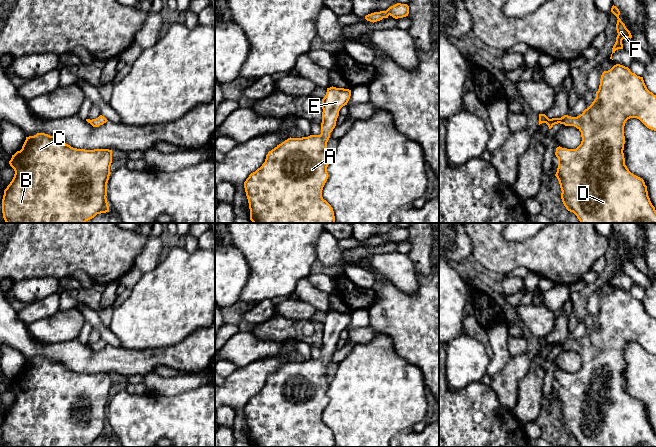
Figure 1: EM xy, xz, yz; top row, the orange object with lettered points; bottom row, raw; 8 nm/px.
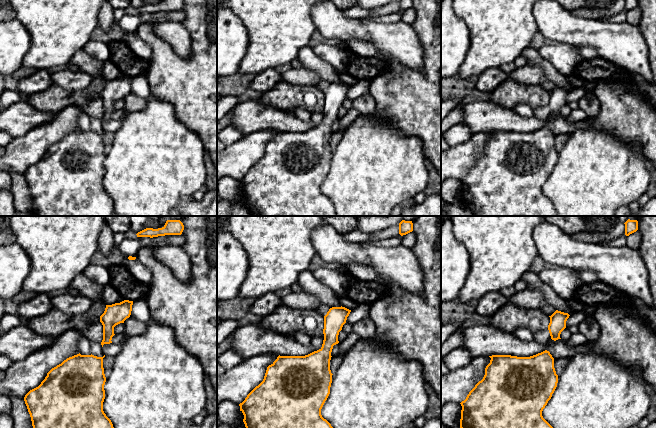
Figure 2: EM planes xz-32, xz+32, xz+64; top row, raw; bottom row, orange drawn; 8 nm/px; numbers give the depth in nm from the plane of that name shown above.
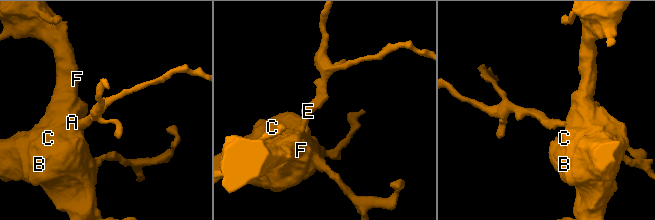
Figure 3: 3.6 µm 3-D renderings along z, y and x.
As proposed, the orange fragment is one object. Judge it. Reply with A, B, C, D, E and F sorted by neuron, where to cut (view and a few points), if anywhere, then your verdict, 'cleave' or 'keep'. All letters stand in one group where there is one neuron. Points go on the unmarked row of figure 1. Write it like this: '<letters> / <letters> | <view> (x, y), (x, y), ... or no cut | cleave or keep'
A B C D E F | no cut | keep

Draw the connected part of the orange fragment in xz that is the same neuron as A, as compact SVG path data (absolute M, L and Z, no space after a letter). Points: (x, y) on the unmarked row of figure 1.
M327 312L322 323L321 358L288 362L269 375L262 390L249 399L244 412L253 447L335 447L333 432L322 421L330 385L327 366L336 350L339 335L347 329L350 320L349 313Z

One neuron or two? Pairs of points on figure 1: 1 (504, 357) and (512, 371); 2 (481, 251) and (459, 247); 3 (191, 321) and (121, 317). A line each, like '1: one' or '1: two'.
1: two
2: two
3: one

